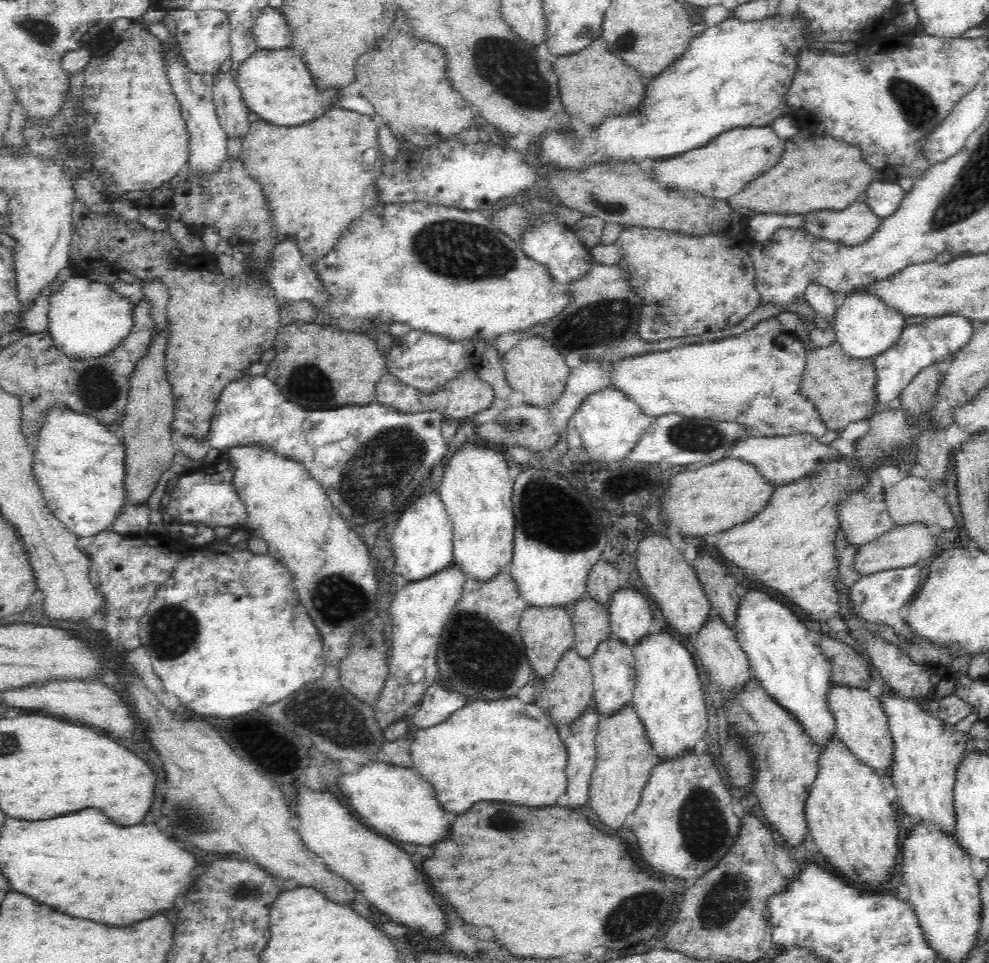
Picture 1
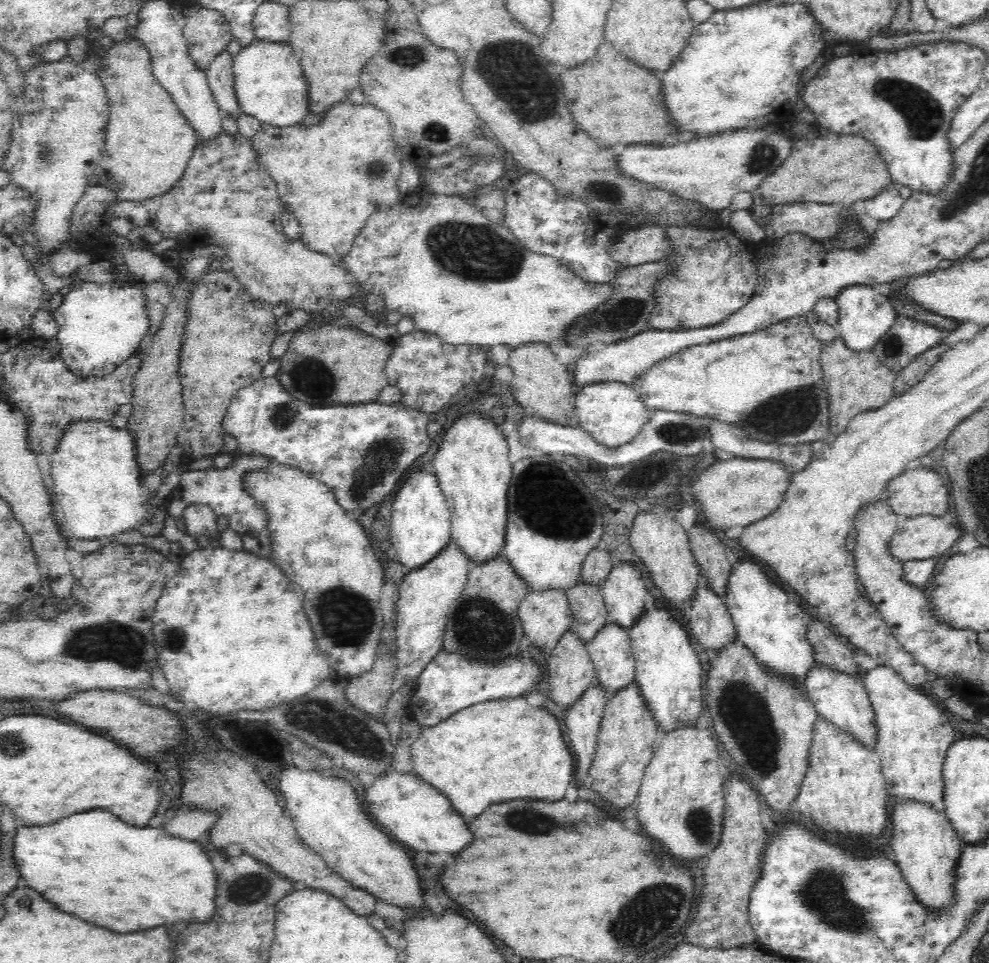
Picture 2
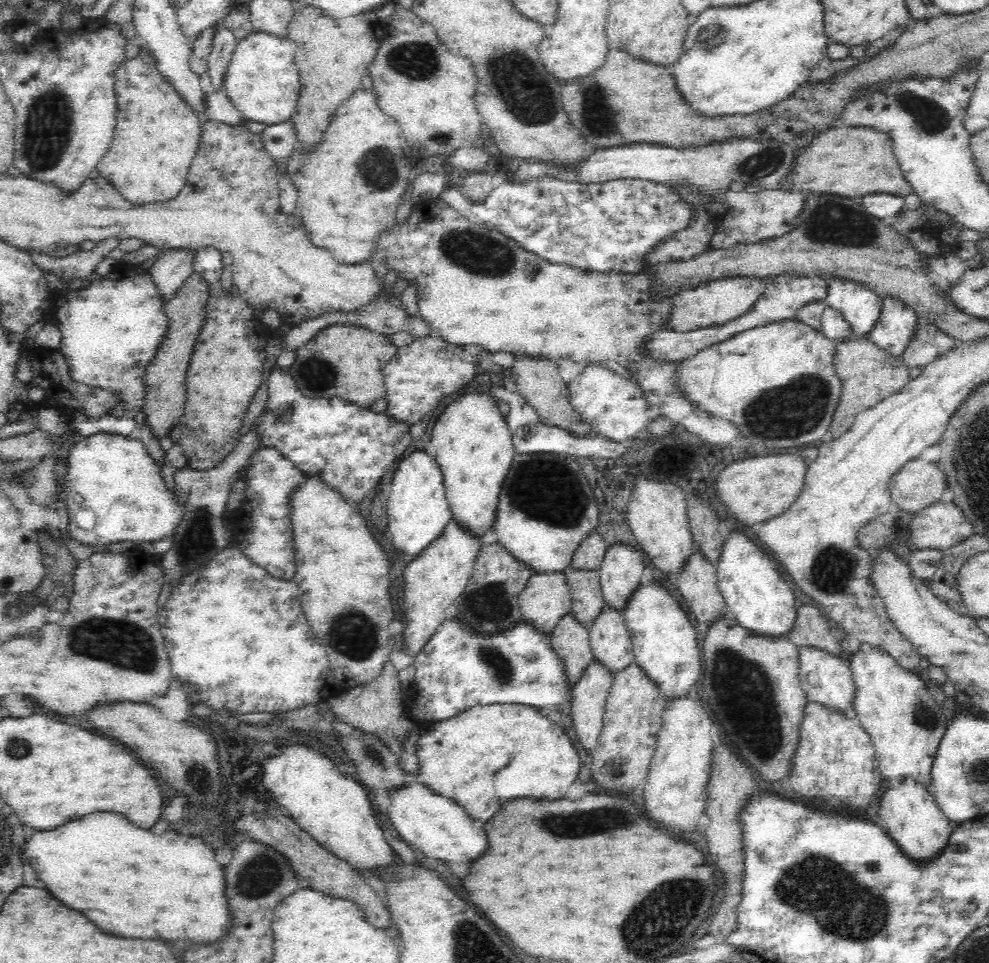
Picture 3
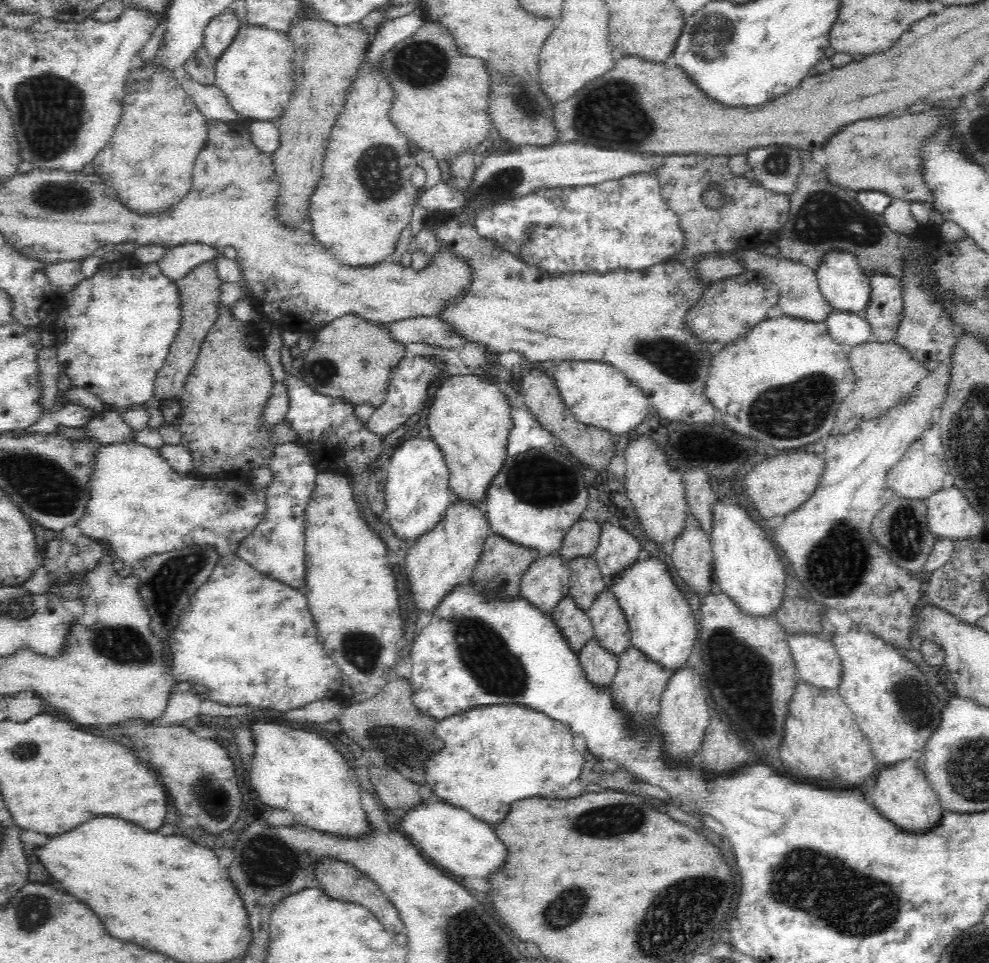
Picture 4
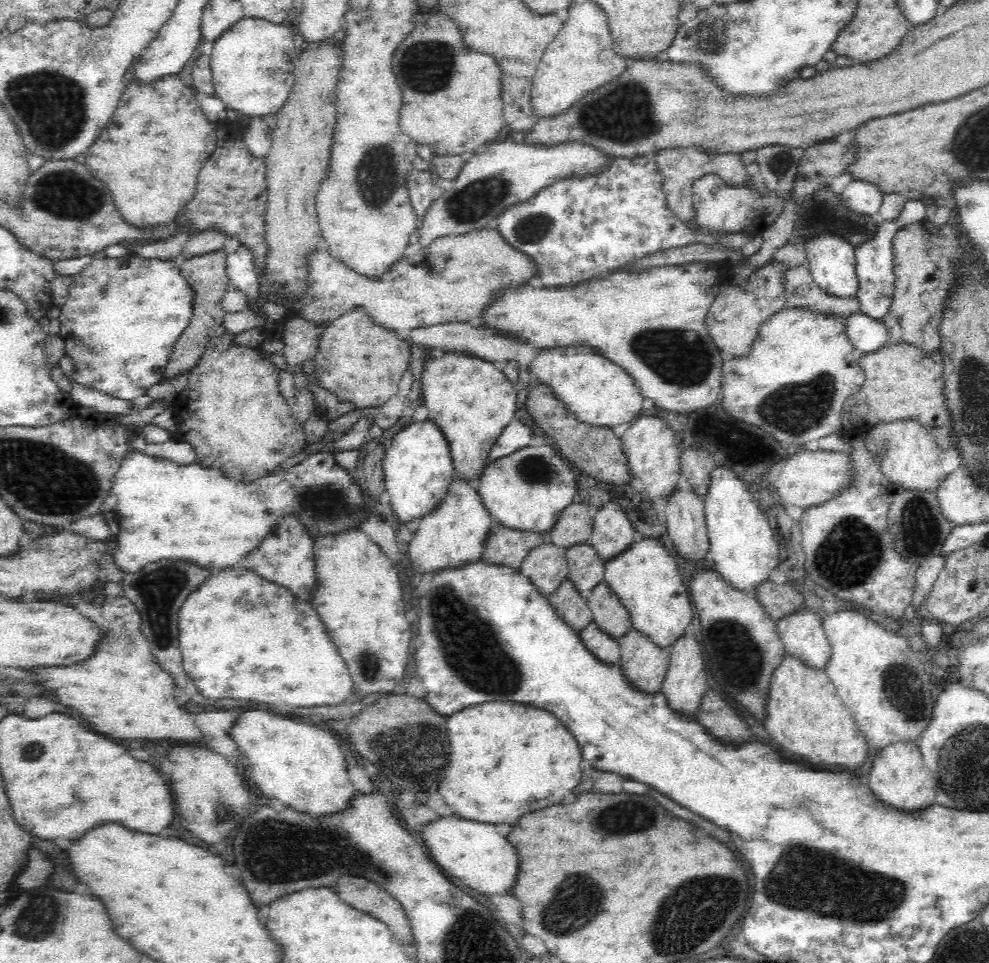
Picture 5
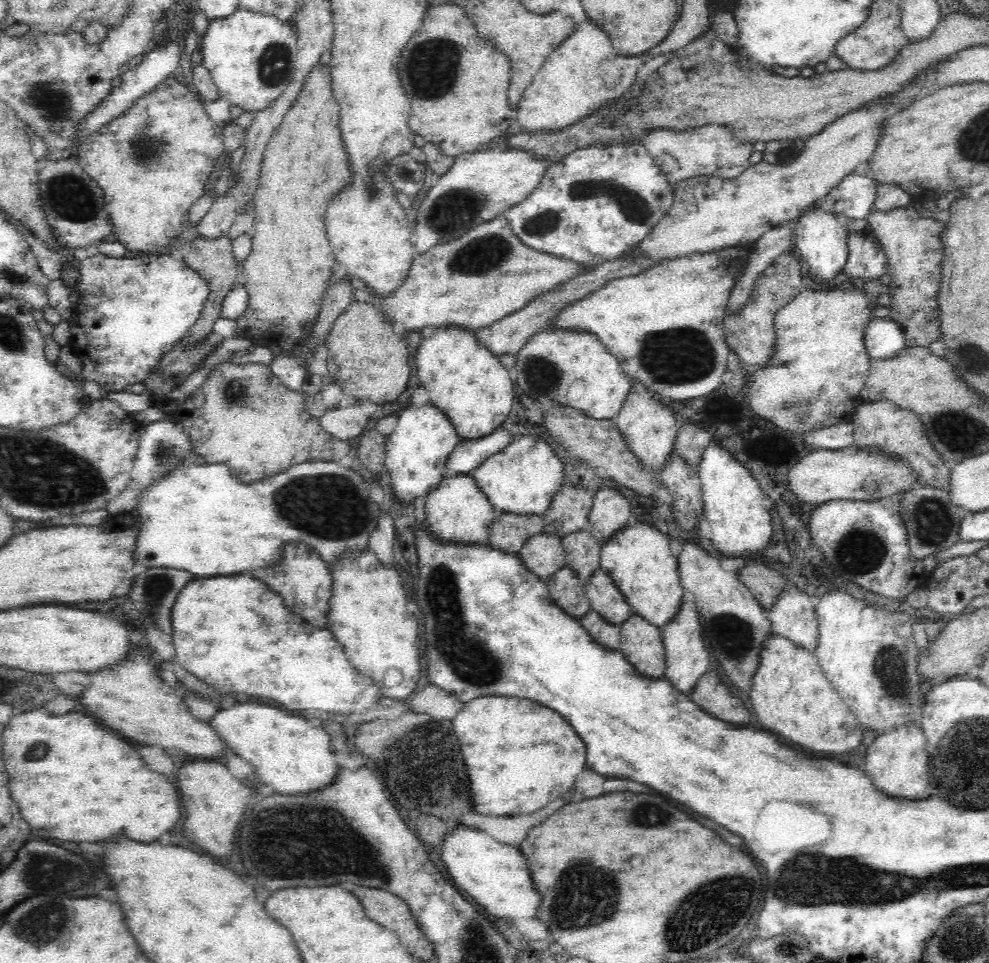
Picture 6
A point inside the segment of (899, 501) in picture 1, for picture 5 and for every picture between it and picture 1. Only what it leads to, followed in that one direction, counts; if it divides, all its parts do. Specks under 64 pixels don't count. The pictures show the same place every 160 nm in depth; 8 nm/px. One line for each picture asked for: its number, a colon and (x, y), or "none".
2: (922, 491)
3: (918, 485)
4: (918, 475)
5: (913, 460)

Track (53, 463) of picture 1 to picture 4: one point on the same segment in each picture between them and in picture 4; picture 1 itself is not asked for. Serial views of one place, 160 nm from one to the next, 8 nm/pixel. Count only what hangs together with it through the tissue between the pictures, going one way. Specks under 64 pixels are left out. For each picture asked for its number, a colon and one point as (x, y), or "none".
2: (95, 480)
3: (108, 474)
4: (138, 505)

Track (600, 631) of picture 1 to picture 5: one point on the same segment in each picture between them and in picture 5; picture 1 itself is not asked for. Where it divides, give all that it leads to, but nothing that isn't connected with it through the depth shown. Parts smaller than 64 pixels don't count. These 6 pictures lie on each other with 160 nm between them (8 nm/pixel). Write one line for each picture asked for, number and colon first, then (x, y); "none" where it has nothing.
2: (590, 615)
3: (587, 598)
4: (586, 581)
5: (586, 570)

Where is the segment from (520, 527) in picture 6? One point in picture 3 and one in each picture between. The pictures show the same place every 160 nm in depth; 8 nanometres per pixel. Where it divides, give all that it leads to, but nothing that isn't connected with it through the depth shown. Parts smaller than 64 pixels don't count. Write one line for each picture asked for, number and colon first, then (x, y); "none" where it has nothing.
3: (489, 605)
4: (497, 578)
5: (503, 547)

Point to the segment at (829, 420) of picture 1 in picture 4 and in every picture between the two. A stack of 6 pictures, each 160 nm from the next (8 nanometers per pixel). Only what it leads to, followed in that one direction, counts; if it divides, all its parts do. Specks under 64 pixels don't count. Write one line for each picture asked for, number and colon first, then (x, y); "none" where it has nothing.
2: (855, 382)
3: (867, 375)
4: (884, 374)

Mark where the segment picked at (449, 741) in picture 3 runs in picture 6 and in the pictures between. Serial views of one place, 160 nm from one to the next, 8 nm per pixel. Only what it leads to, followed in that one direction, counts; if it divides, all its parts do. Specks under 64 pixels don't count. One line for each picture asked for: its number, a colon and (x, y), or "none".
4: (535, 756)
5: (505, 758)
6: (514, 768)

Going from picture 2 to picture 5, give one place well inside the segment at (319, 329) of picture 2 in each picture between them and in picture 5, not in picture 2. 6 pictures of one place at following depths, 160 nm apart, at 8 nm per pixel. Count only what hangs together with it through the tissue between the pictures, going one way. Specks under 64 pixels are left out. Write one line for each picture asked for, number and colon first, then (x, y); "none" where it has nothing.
3: (344, 361)
4: (350, 357)
5: (355, 360)

